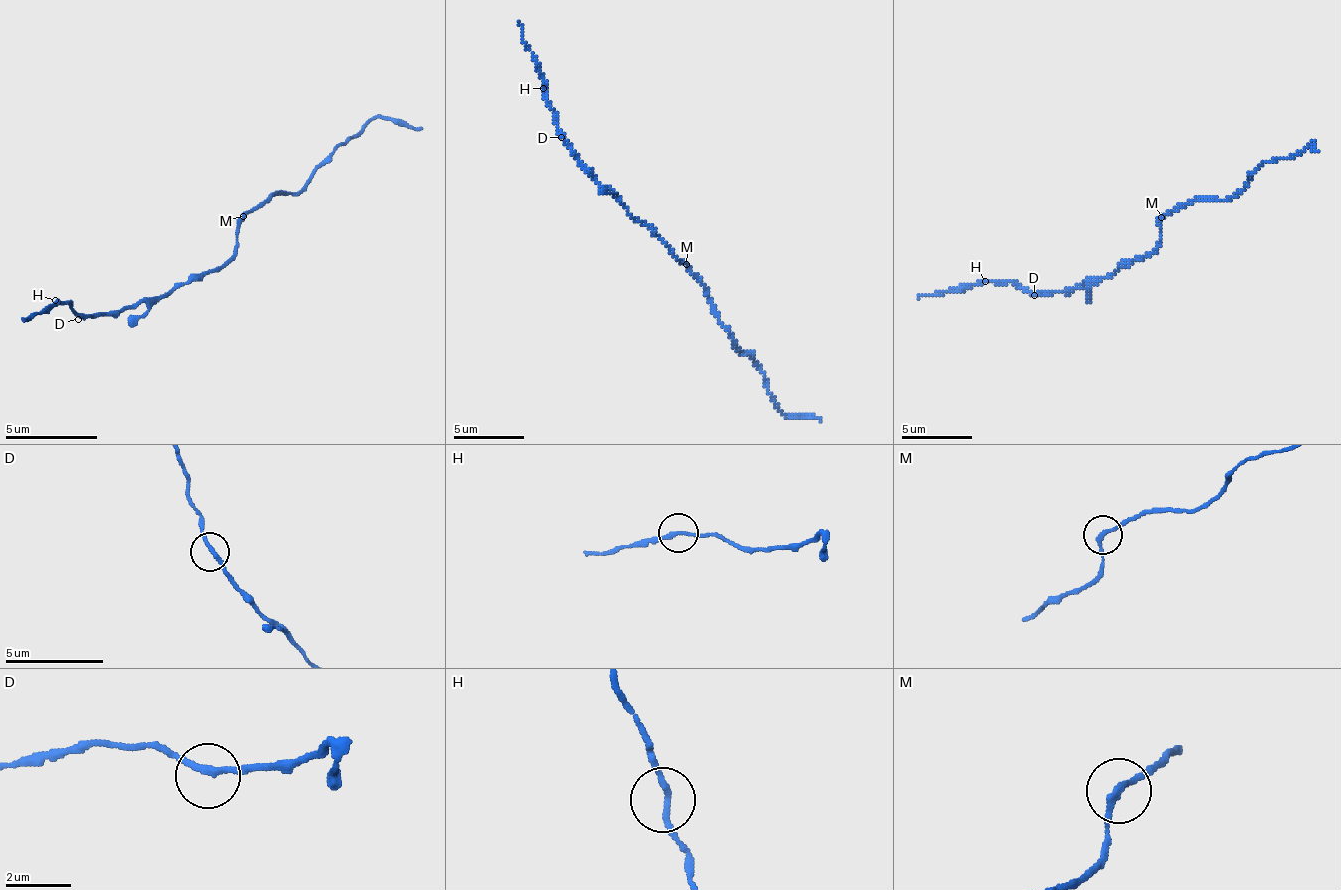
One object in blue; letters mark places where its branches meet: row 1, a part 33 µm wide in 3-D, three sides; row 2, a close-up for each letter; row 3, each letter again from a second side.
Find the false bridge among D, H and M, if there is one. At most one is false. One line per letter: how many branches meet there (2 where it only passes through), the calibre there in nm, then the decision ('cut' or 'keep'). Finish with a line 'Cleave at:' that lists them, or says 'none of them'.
D: branches 2; calibre 190 nm; keep
H: branches 2; calibre 170 nm; keep
M: branches 2; calibre 180 nm; keep
Cleave at: none of them

